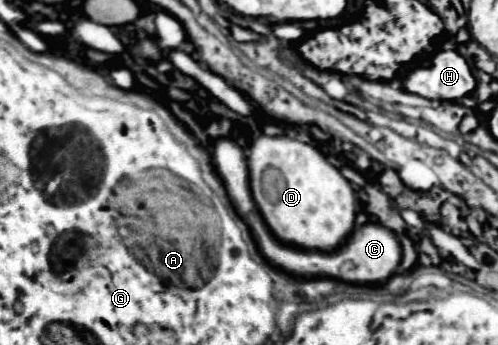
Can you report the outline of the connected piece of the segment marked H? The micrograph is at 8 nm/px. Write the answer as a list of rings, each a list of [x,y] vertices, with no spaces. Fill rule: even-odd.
[[[439,50],[429,66],[411,68],[401,80],[407,92],[429,100],[457,100],[471,94],[477,86],[471,66],[455,50]]]

